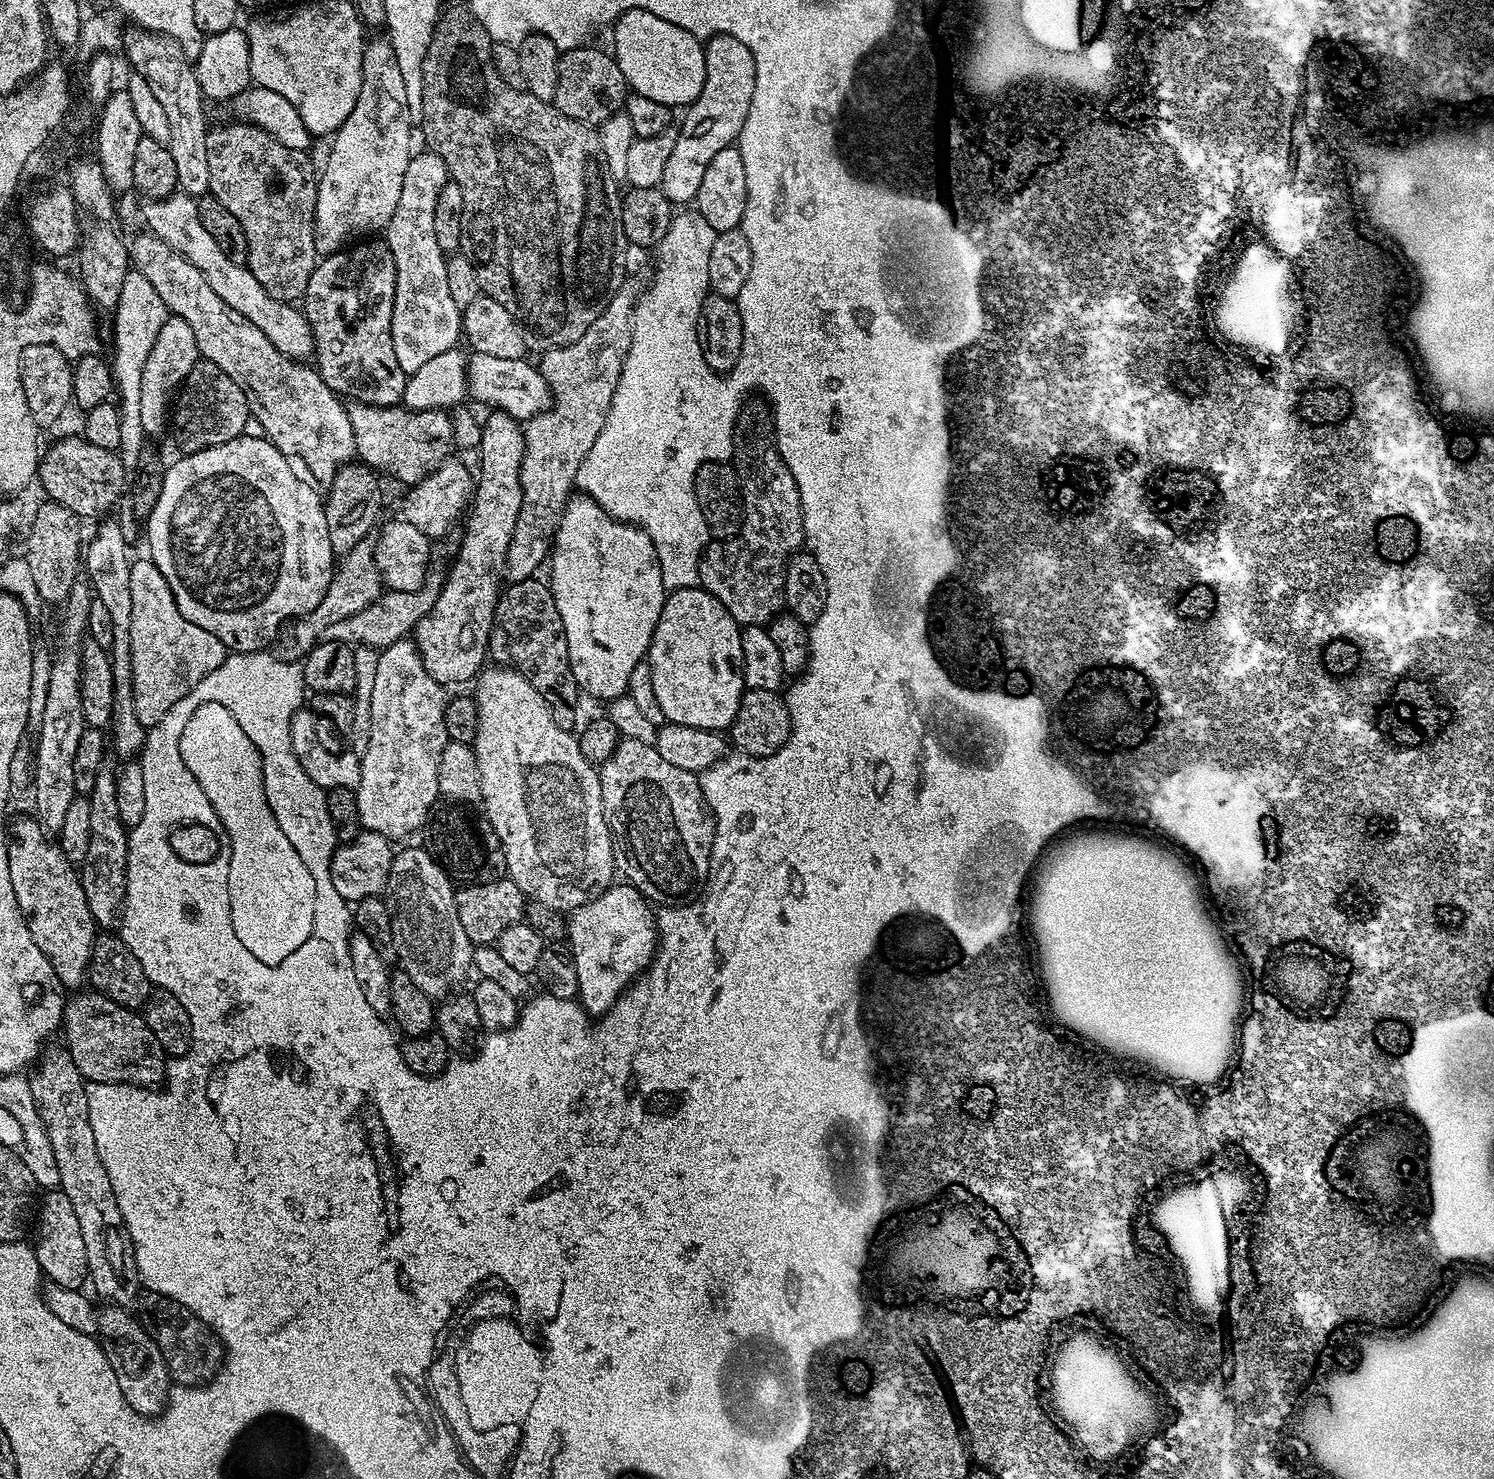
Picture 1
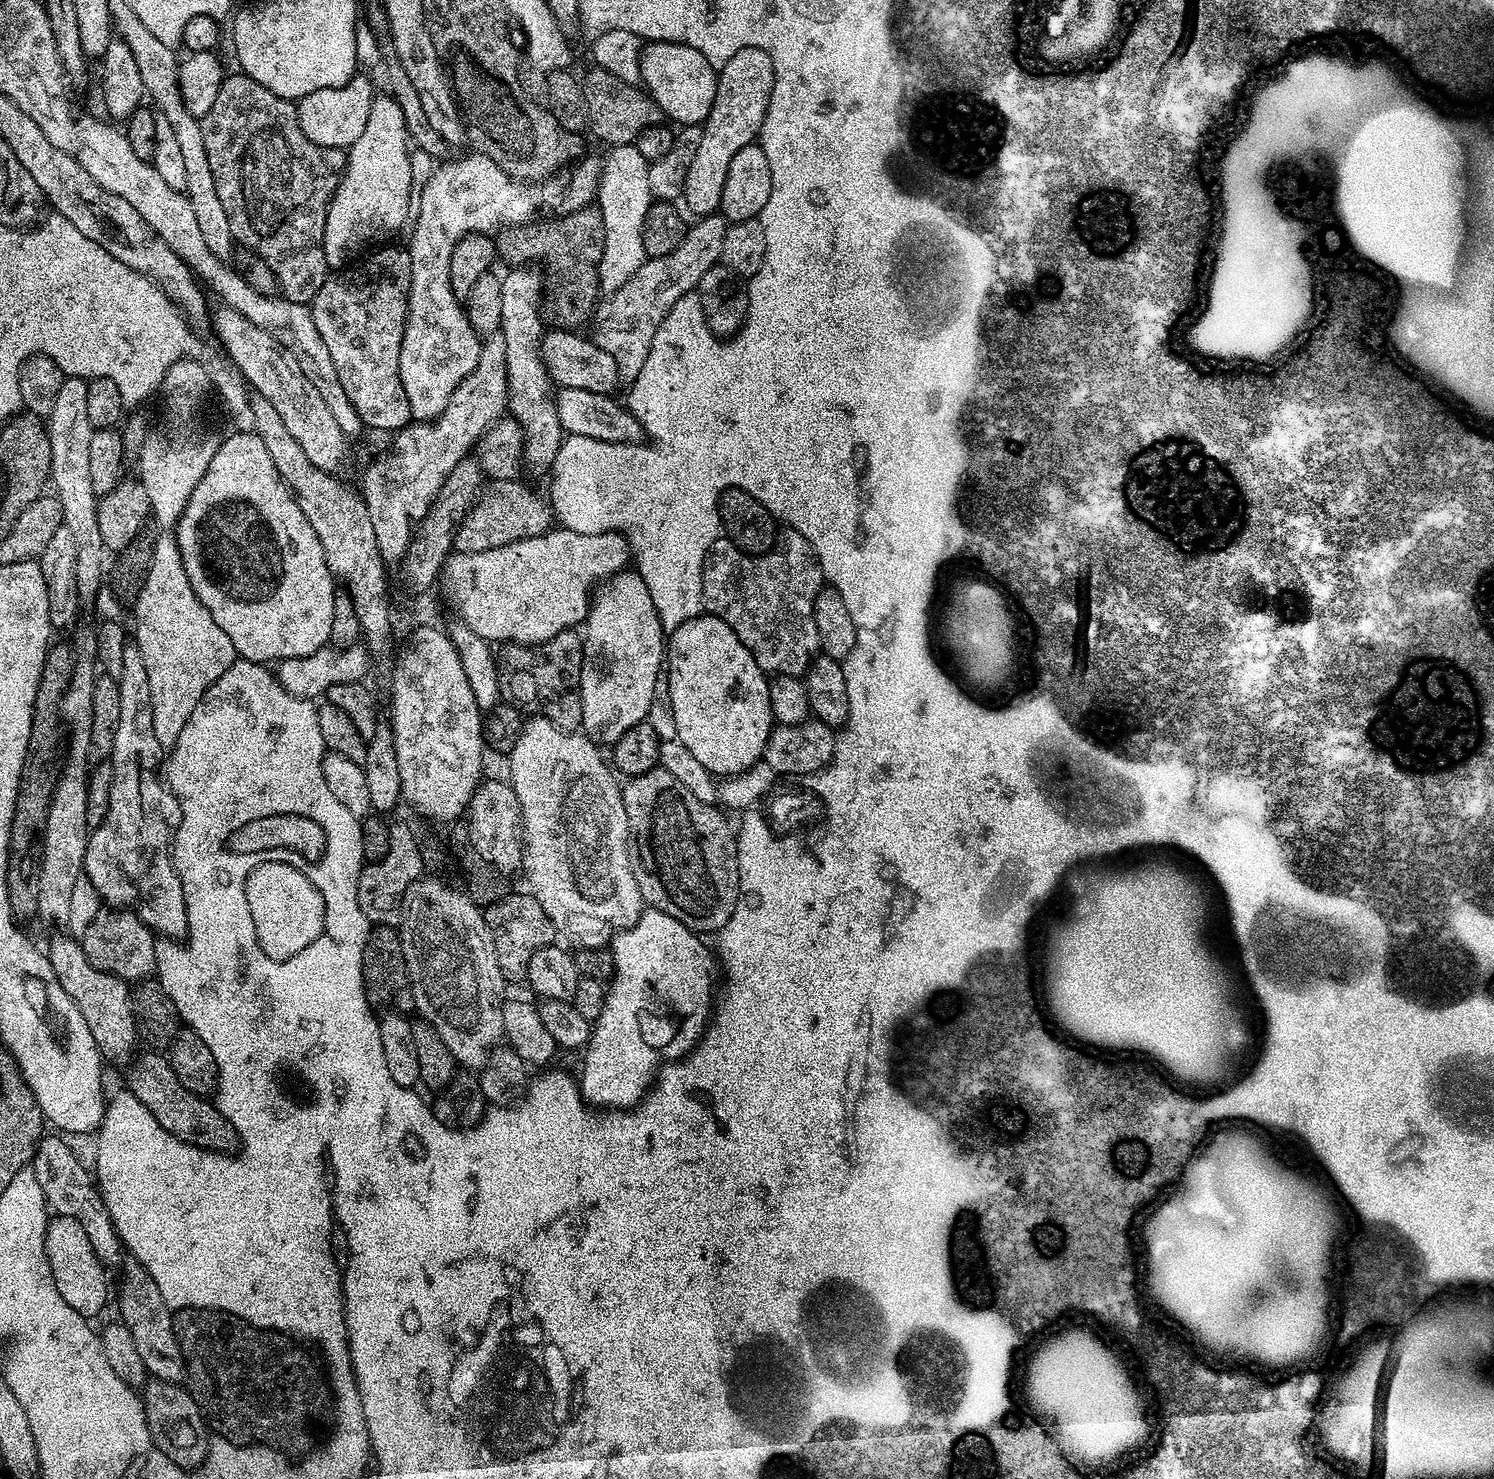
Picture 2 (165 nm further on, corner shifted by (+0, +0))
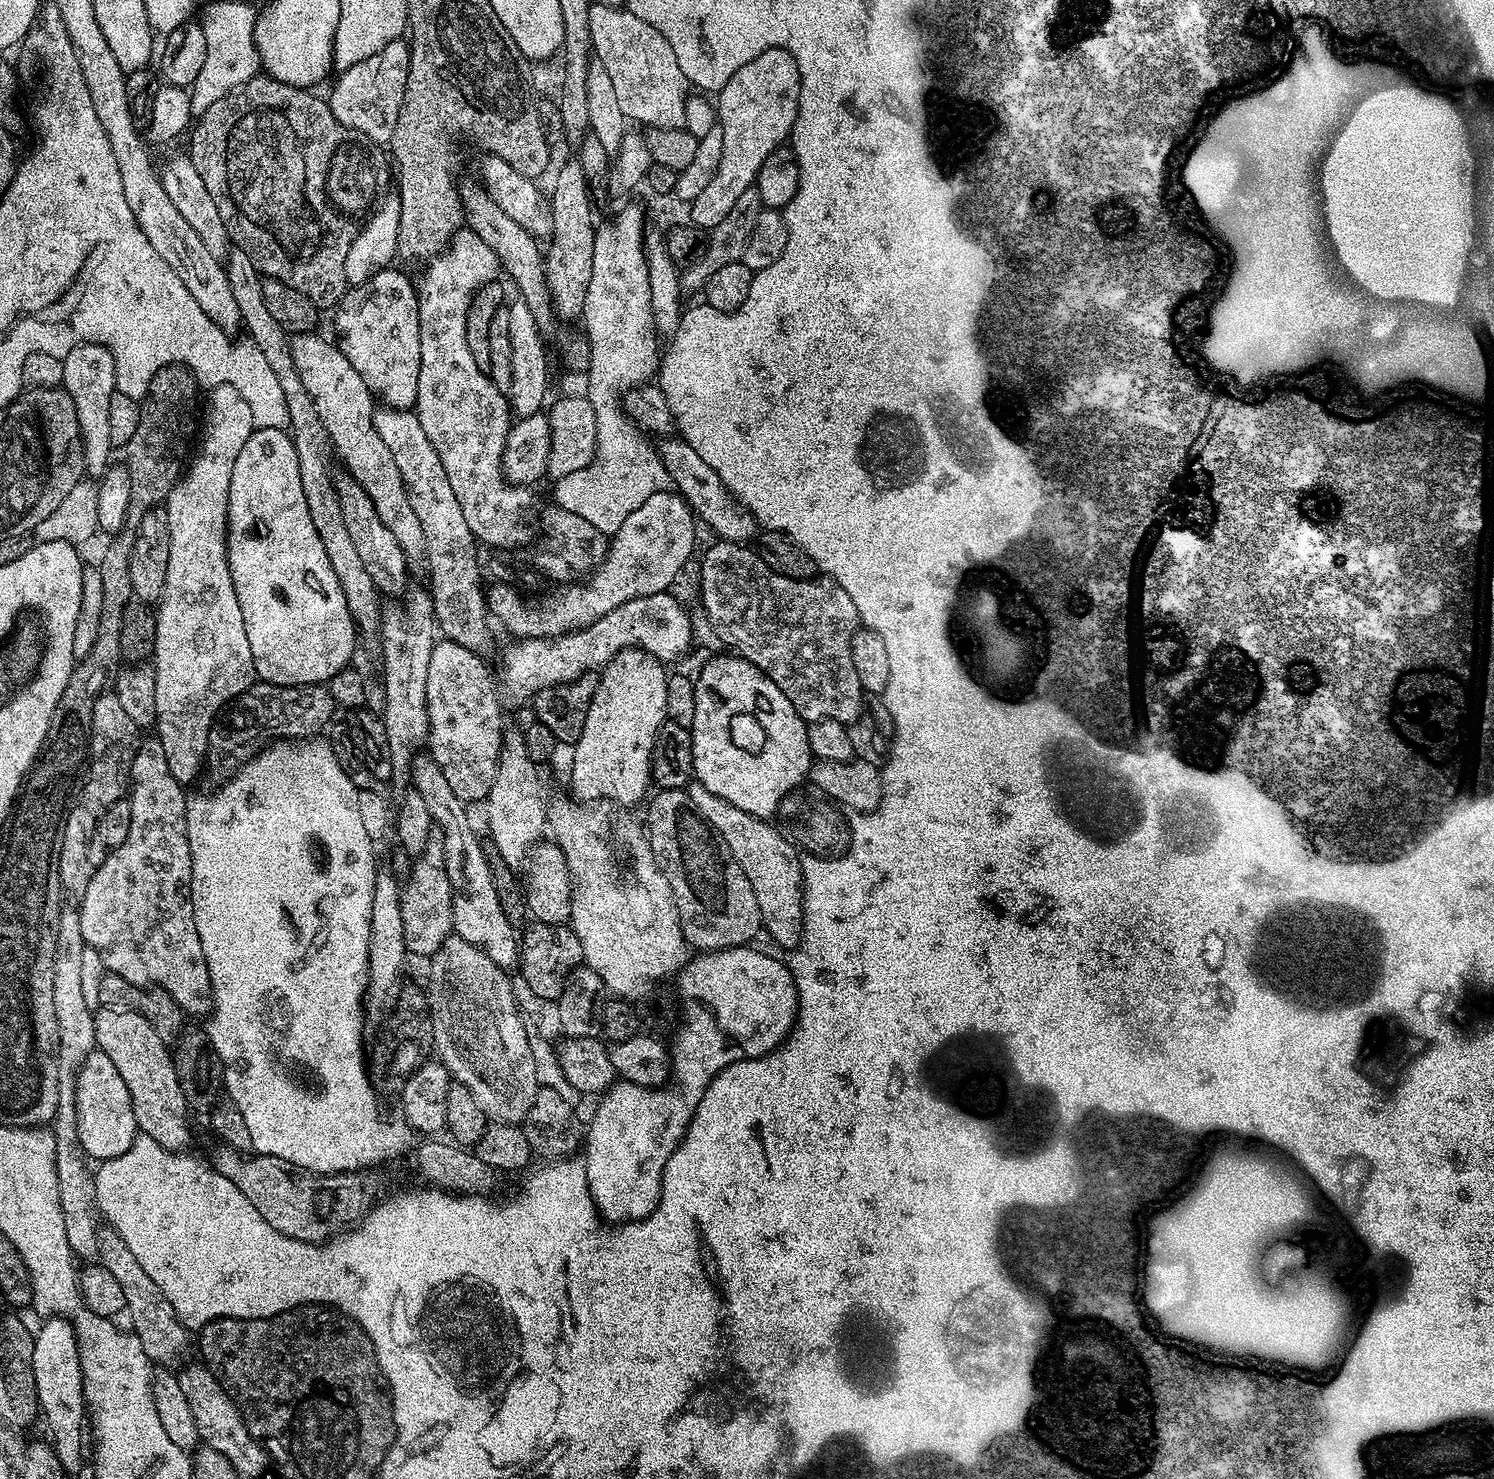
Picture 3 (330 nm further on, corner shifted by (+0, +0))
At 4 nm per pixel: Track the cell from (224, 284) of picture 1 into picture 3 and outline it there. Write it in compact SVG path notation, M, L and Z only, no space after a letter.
M315 331L301 332L291 337L292 365L302 378L302 386L310 394L318 414L322 418L322 426L326 430L335 455L348 467L347 475L370 496L378 512L378 517L387 529L394 534L408 558L423 557L424 535L422 525L418 522L418 514L414 514L414 506L410 506L408 491L404 485L398 466L394 466L394 458L382 442L378 430L374 430L374 397L362 382L362 374L346 362L346 354L342 354L331 339L323 340Z

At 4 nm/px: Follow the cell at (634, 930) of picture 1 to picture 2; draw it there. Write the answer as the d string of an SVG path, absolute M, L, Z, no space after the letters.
M645 907L644 911L640 913L638 920L634 922L634 926L619 929L613 935L610 941L610 949L612 948L612 968L616 973L613 974L612 981L607 981L604 1005L598 1014L598 1018L592 1024L592 1035L588 1037L588 1042L582 1049L584 1061L580 1064L580 1076L578 1075L581 1097L593 1109L631 1110L635 1108L640 1103L646 1089L653 1083L662 1062L675 1062L687 1056L696 1047L696 1043L700 1041L700 1037L703 1036L705 1028L708 1027L710 1019L710 1000L708 1004L708 995L712 992L712 971L717 971L718 968L717 961L714 959L713 949L709 945L707 948L700 940L703 939L686 926L682 926L682 922L678 922L678 918L670 918L670 914L662 914L658 909L649 907Z

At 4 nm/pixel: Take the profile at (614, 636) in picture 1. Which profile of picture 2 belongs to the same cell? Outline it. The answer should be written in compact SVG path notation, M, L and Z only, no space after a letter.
M636 570L618 572L595 589L588 606L588 619L582 625L582 639L584 653L580 667L580 728L583 735L597 745L611 746L617 738L626 734L626 730L630 730L630 726L647 721L650 698L654 698L654 682L658 682L666 660L666 629L660 624L658 610L654 610L650 590L646 590L646 584Z

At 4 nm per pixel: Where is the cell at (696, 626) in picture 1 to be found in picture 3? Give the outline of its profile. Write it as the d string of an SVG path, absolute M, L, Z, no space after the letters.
M724 654L704 664L704 669L694 676L694 722L691 726L692 749L694 750L695 779L710 794L716 794L730 806L746 810L761 818L772 818L779 813L780 804L789 794L795 793L803 780L809 779L814 757L808 741L805 720L790 706L790 698L743 656Z

